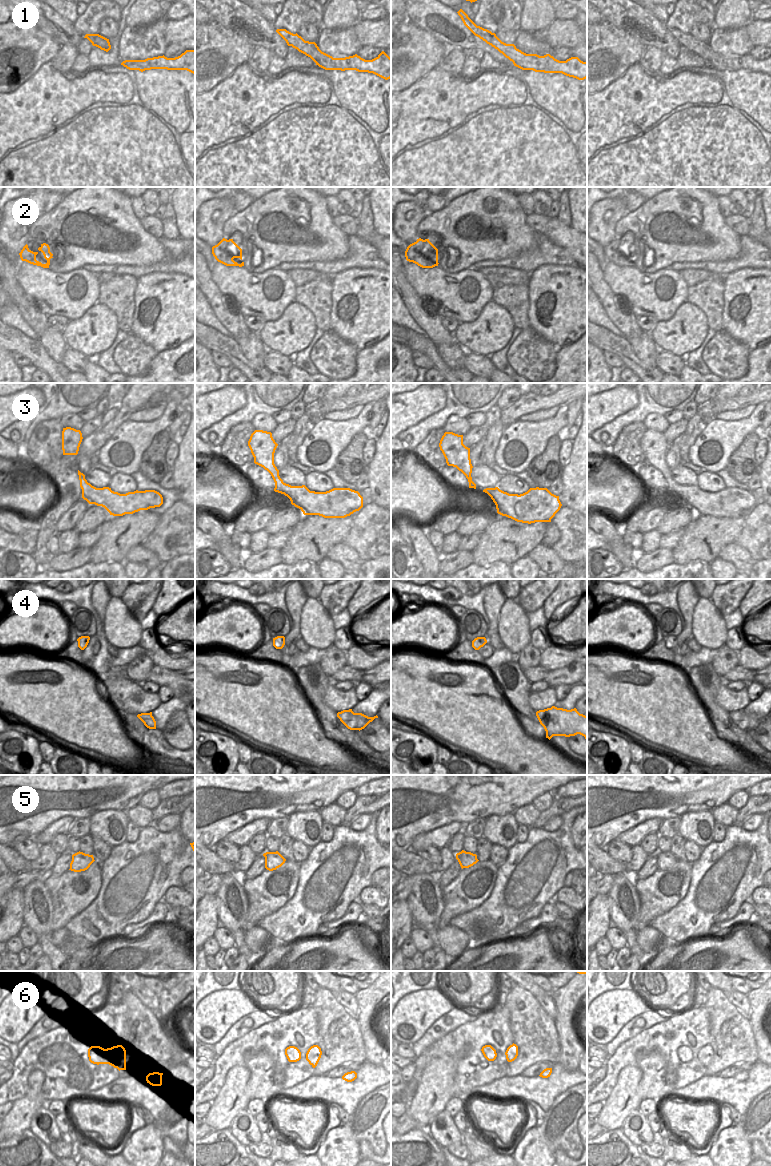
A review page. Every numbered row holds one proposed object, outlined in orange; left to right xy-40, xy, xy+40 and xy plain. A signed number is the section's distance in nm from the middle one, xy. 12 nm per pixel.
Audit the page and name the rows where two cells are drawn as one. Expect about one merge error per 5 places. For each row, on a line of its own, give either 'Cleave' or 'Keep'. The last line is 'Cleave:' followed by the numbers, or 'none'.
1: Keep
2: Keep
3: Keep
4: Keep
5: Keep
6: Keep
Cleave: none

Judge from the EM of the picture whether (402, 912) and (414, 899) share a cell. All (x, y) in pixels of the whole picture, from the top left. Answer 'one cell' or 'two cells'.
two cells

